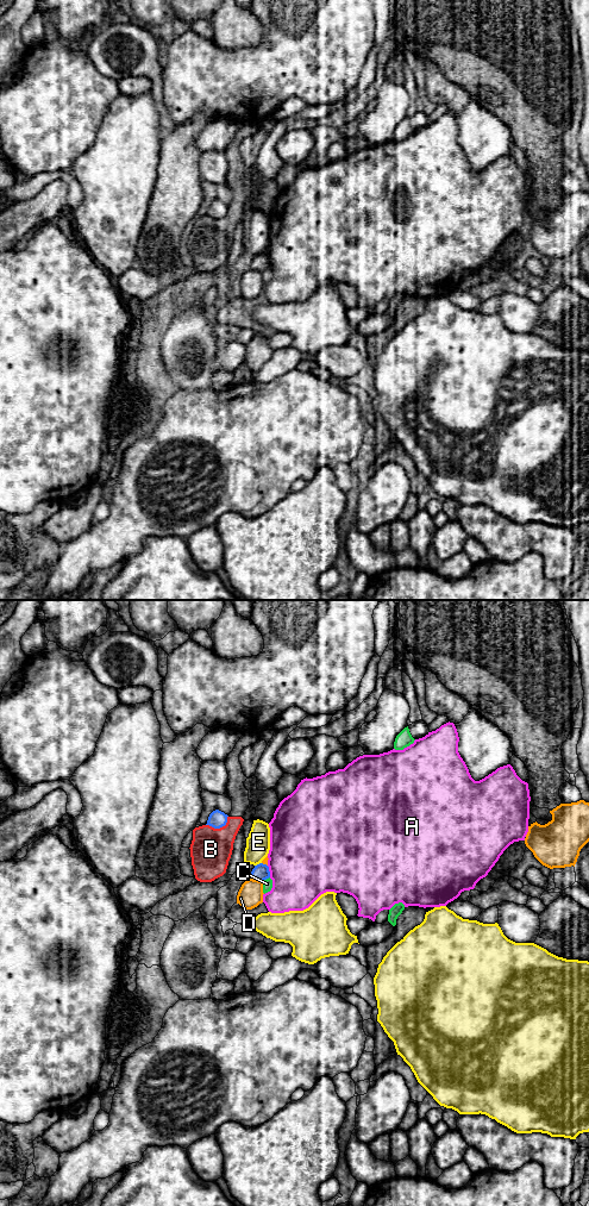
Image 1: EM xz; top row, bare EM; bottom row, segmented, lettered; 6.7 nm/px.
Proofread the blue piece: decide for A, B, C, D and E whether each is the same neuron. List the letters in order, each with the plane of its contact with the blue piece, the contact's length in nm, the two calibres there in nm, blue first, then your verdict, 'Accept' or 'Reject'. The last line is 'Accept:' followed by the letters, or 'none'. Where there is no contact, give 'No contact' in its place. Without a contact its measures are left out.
A: Touches blue in xz. Shared border 80 nm. Thickness 110 nm (blue) against 480 nm. Reject
B: Touches blue in xz. Shared border 170 nm. Thickness 120 nm (blue) against 280 nm. Reject
C: Touches blue in xz. Shared border 70 nm. Thickness 110 nm (blue) against 60 nm. Reject
D: Touches blue in xz. Shared border 90 nm. Thickness 110 nm (blue) against 170 nm. Reject
E: Touches blue in xz. Shared border 50 nm. Thickness 110 nm (blue) against 160 nm. Reject
Accept: none

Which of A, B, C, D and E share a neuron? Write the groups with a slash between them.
A / B / C / D / E

